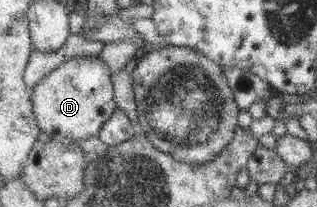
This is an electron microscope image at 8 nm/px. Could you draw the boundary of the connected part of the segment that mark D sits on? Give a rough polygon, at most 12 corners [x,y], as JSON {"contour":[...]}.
{"contour":[[100,57],[62,62],[32,90],[51,140],[97,137],[116,86]]}

